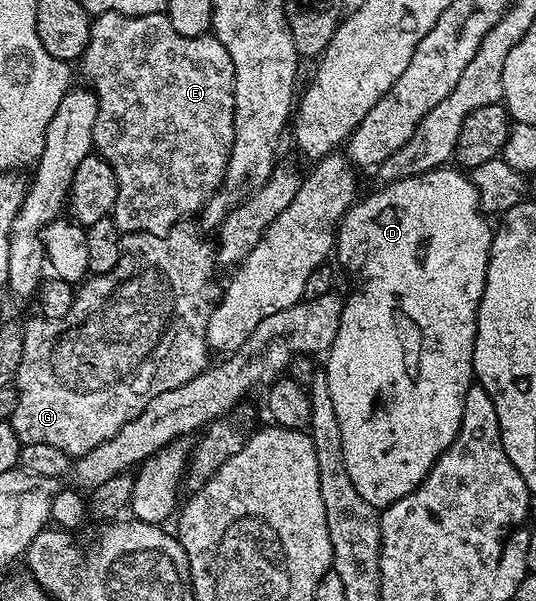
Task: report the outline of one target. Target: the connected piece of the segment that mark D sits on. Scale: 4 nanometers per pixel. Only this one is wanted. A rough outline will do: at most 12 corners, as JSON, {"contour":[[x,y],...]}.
{"contour":[[471,178],[384,183],[340,221],[326,353],[377,509],[462,425],[494,234]]}

